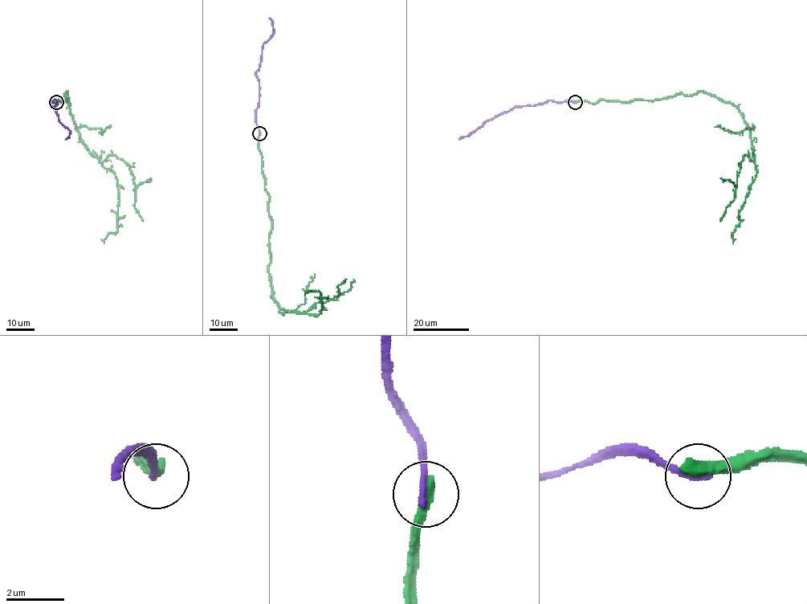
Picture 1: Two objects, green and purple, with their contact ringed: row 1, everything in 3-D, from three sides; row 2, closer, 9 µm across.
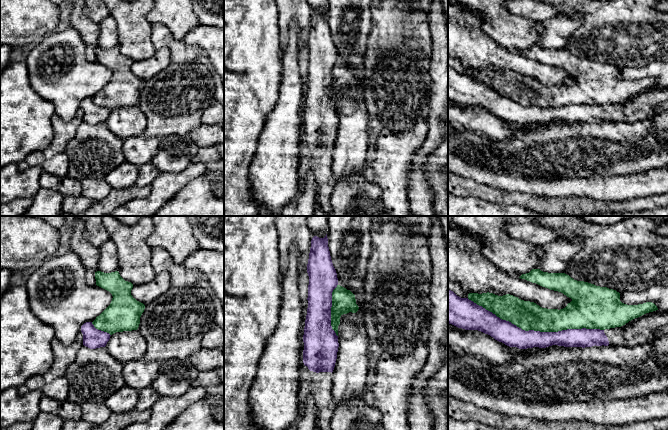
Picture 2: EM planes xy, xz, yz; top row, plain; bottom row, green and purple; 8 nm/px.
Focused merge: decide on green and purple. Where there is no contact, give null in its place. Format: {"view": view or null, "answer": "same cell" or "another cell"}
{"view": "yz", "answer": "another cell"}

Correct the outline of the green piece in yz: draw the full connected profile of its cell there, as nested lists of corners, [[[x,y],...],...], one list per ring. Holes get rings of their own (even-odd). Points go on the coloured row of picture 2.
[[[532,269],[529,273],[522,274],[519,278],[536,283],[550,290],[558,291],[571,298],[572,301],[563,309],[542,308],[534,302],[524,301],[510,294],[498,296],[493,293],[469,293],[458,283],[448,280],[448,289],[461,298],[468,298],[479,306],[492,312],[502,320],[506,320],[522,330],[540,332],[558,332],[567,329],[610,329],[621,327],[629,321],[646,313],[658,310],[652,302],[638,305],[627,305],[620,301],[620,293],[607,287],[577,281],[565,273],[548,273],[540,269]]]

